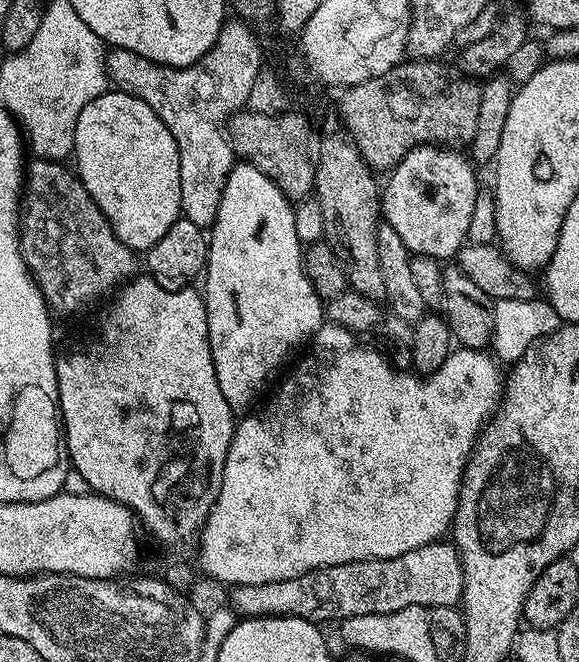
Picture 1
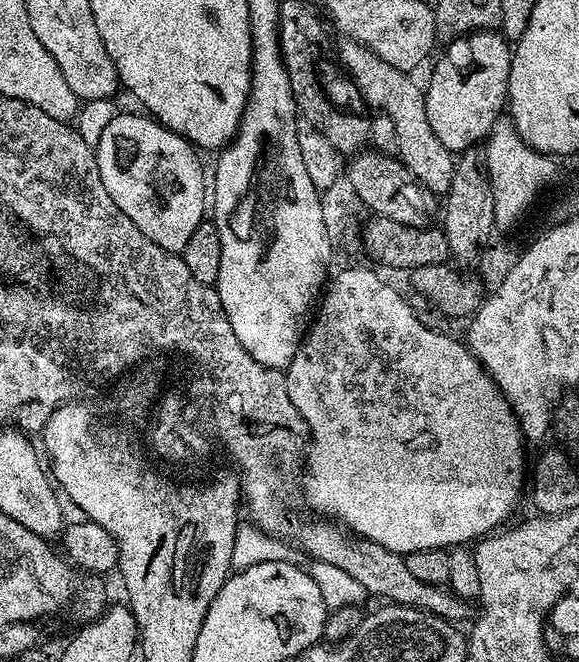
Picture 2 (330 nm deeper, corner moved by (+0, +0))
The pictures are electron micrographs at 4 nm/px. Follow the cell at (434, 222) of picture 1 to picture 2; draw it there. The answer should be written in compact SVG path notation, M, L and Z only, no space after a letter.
M496 30L461 34L455 40L447 41L445 48L448 49L440 57L439 55L435 57L437 60L432 68L432 77L424 88L426 118L430 118L430 126L434 134L438 134L438 142L442 142L442 146L446 146L453 154L459 154L487 141L488 135L492 133L492 127L501 119L508 103L513 49L509 41Z

